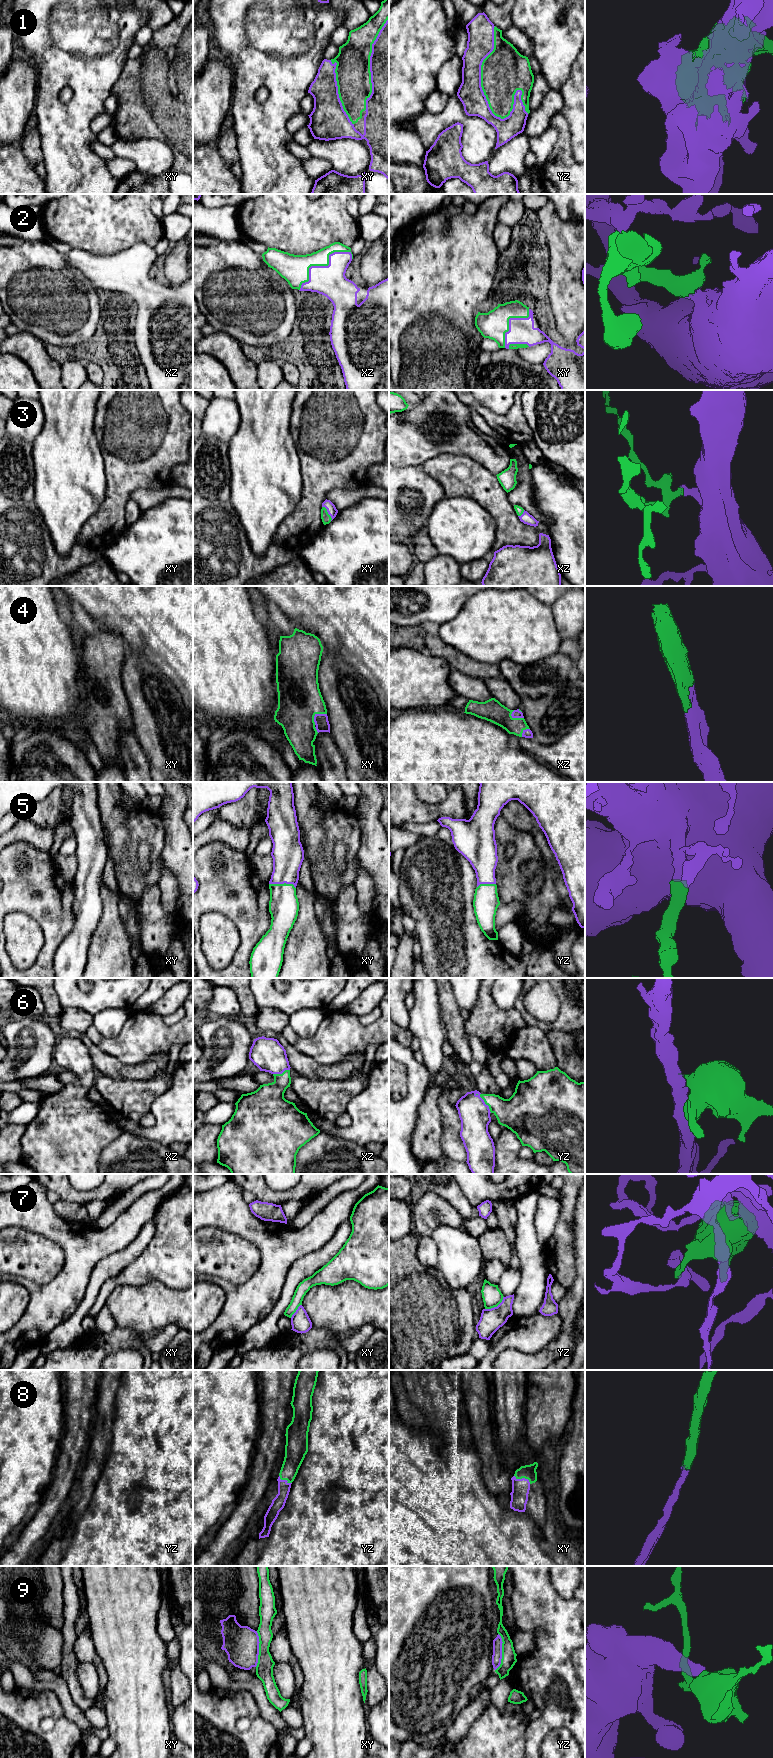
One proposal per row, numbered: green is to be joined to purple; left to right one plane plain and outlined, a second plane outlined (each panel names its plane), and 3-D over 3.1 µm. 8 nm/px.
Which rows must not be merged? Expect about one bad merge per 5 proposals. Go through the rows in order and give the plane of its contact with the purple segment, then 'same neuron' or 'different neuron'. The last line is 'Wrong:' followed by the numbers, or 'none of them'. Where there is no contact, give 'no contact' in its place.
1: yz | same neuron
2: xz | same neuron
3: xy | same neuron
4: xy | same neuron
5: xy | same neuron
6: yz | same neuron
7: yz | different neuron
8: xy | same neuron
9: yz | different neuron
Wrong: 7, 9

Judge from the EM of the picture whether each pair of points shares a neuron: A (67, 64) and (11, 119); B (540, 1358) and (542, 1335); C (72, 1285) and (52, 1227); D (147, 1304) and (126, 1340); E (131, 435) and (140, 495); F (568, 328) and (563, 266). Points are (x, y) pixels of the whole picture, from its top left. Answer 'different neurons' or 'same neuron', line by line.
A: different neurons
B: different neurons
C: same neuron
D: different neurons
E: different neurons
F: same neuron

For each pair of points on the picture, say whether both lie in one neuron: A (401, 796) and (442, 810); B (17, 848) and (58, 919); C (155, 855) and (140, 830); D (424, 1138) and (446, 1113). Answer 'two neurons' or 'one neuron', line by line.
A: one neuron
B: one neuron
C: one neuron
D: two neurons

